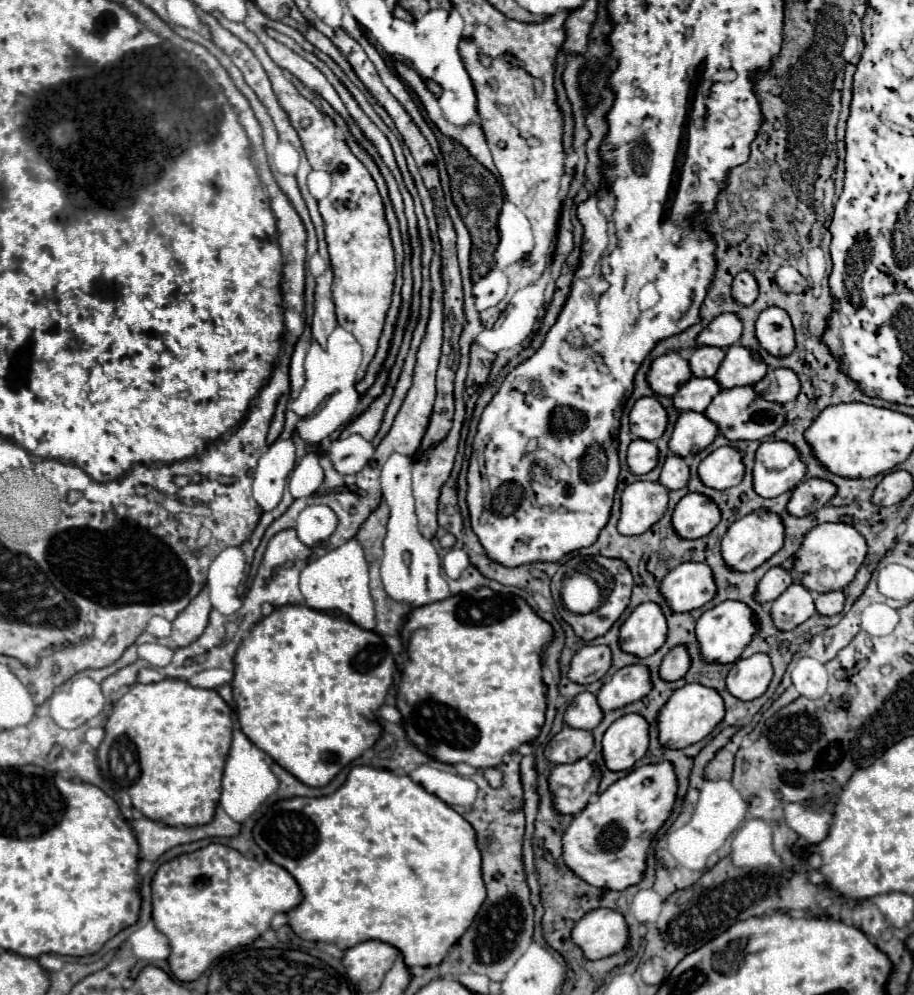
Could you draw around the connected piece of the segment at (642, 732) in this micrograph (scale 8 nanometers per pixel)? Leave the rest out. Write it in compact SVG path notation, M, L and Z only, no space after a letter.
M623 715L603 735L603 759L609 771L631 769L647 751L649 725L641 715Z

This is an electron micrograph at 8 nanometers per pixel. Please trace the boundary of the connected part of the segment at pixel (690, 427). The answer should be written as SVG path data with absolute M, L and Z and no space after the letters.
M685 411L675 423L673 435L669 439L669 449L679 457L691 457L703 451L717 437L717 433L717 425L703 413Z

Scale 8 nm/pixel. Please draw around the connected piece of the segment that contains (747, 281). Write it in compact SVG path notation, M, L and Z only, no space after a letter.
M749 271L737 273L733 277L733 283L731 283L731 295L733 295L733 299L737 303L751 305L759 295L759 285L757 285L755 277Z

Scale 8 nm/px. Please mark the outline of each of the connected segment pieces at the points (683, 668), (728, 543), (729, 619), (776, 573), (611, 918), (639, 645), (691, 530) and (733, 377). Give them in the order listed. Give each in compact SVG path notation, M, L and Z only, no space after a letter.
M673 647L663 657L663 663L659 667L659 677L663 681L677 681L687 673L689 663L691 663L691 659L687 655L687 649L685 647Z
M765 509L753 511L751 515L745 515L743 519L735 521L723 535L721 539L723 561L733 571L753 571L783 547L783 537L785 537L785 529L781 519L775 513L769 513Z
M723 601L717 607L705 611L695 625L695 635L699 641L701 655L707 663L735 663L743 649L751 643L757 625L753 621L751 609L739 601Z
M773 567L757 583L755 601L761 603L761 605L767 603L767 601L775 601L791 583L793 583L793 577L791 577L789 571L785 571L783 567Z
M613 909L589 911L571 931L571 941L587 959L603 959L621 951L627 939L627 923L623 915Z
M643 603L623 621L619 629L619 647L635 657L653 655L667 639L667 621L661 607Z
M699 493L685 495L673 509L671 525L681 539L701 539L713 531L719 523L719 507Z
M731 345L713 379L719 383L721 389L731 389L755 385L759 379L765 377L765 373L767 365L757 355L753 355L749 349L741 345Z

